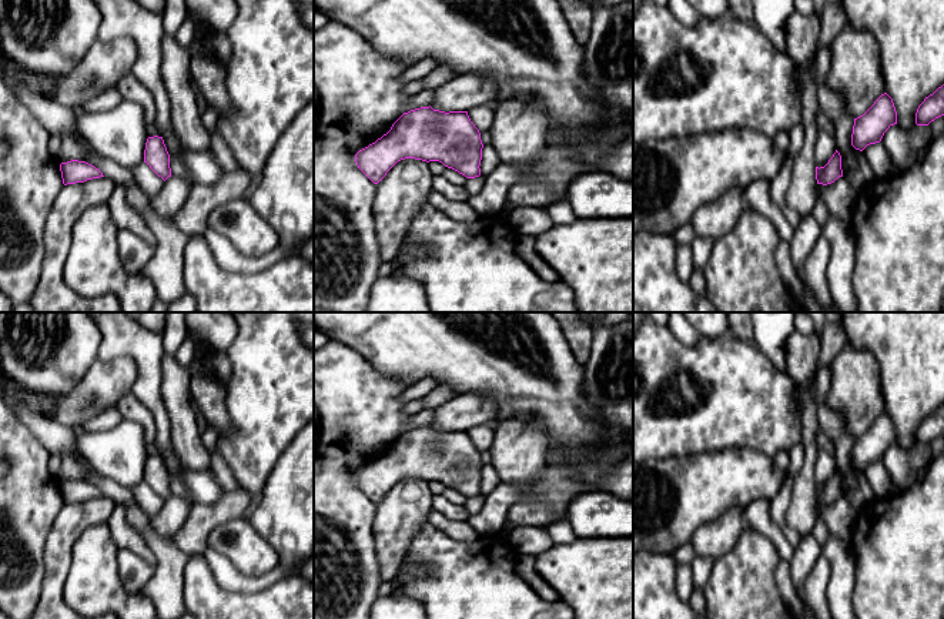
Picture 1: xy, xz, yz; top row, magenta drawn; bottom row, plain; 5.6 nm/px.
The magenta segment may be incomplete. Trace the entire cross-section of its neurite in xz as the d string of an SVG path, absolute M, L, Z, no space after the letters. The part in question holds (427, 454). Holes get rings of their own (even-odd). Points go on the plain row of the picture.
M421 426L404 432L391 449L355 474L358 488L378 503L401 479L439 481L466 498L481 495L481 452L468 431Z

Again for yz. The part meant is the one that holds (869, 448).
M884 412L863 435L854 438L851 465L863 471L867 465L880 462L894 444L897 444L897 431L893 418Z

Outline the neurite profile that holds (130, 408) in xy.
M133 392L124 395L113 408L118 411L124 421L134 421L144 429L145 444L154 445L155 424L151 412L134 397Z

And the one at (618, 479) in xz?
M633 448L606 469L593 458L583 461L575 469L575 478L596 486L597 491L633 502Z

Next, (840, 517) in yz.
M838 496L827 505L817 503L814 513L816 519L826 525L831 536L851 541L858 511L844 496Z

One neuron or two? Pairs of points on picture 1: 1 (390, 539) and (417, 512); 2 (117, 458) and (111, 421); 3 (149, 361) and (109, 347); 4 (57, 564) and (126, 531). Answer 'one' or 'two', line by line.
1: one
2: two
3: one
4: two

